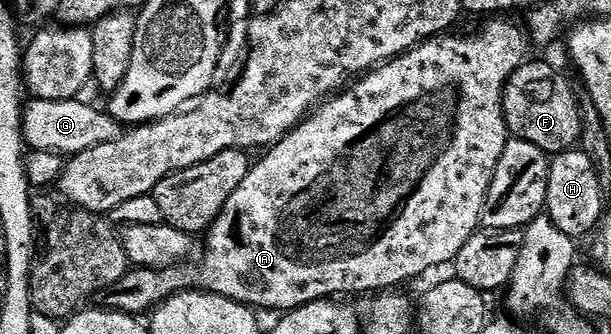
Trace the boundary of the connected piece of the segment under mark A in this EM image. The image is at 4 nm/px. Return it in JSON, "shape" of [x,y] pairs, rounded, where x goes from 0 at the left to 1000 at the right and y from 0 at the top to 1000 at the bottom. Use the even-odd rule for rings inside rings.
{"shape":[[[800,54],[794,66],[800,69],[787,93],[776,96],[773,117],[740,105],[746,99],[727,99],[718,111],[709,111],[676,141],[673,153],[663,153],[646,177],[620,192],[594,231],[584,234],[568,266],[538,293],[522,329],[486,368],[458,425],[447,428],[437,443],[427,461],[432,467],[426,479],[421,473],[414,485],[411,506],[403,518],[403,542],[396,542],[396,554],[390,554],[390,566],[376,578],[376,602],[370,602],[363,638],[340,683],[337,695],[340,719],[334,728],[334,766],[329,769],[327,790],[321,790],[321,781],[303,781],[290,787],[285,799],[267,799],[262,811],[254,811],[249,799],[211,805],[206,829],[193,841],[193,853],[187,853],[178,871],[164,874],[162,916],[180,931],[201,931],[205,943],[229,949],[234,946],[234,931],[247,934],[273,901],[280,883],[326,865],[344,883],[362,883],[380,895],[414,925],[434,919],[439,931],[452,931],[450,937],[470,937],[522,895],[583,883],[588,871],[627,877],[637,865],[653,862],[656,856],[653,847],[668,847],[673,835],[681,835],[686,823],[723,796],[725,787],[738,790],[750,746],[756,746],[756,734],[769,722],[777,692],[787,689],[792,605],[799,587],[802,542],[809,530],[809,506],[815,506],[822,446],[828,446],[835,413],[825,359],[825,257],[840,219],[861,186],[863,165],[858,162],[863,159],[864,141],[867,144],[867,117],[856,78],[843,81],[831,57],[836,54]]]}

